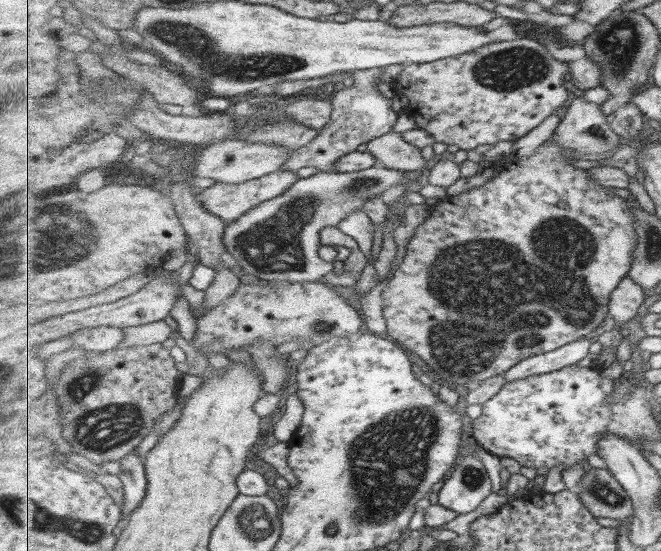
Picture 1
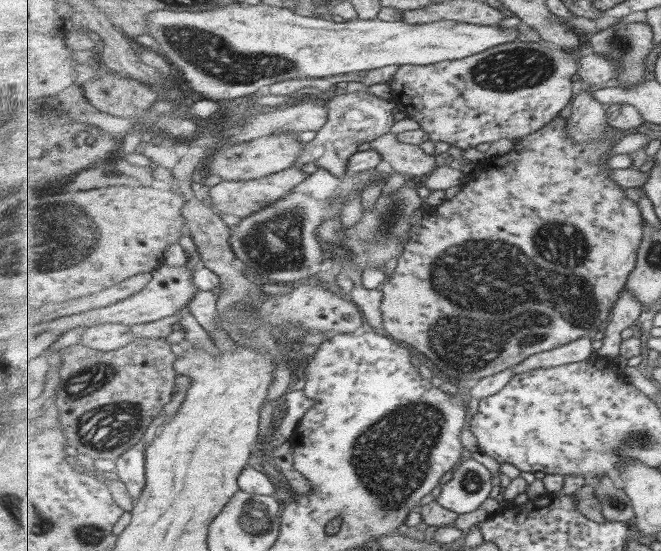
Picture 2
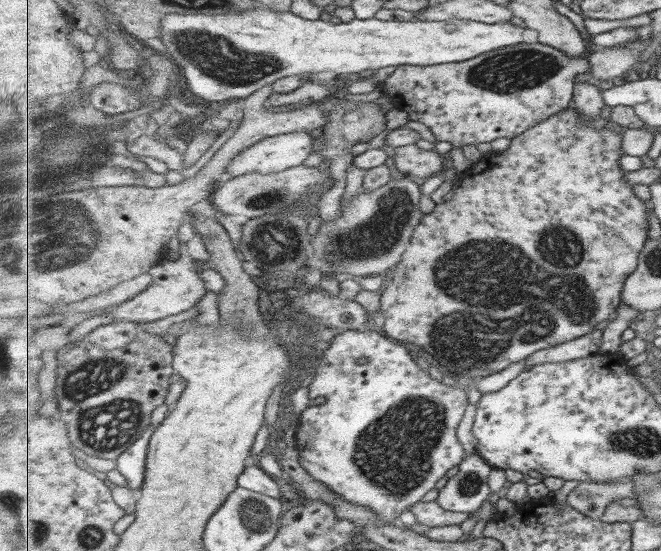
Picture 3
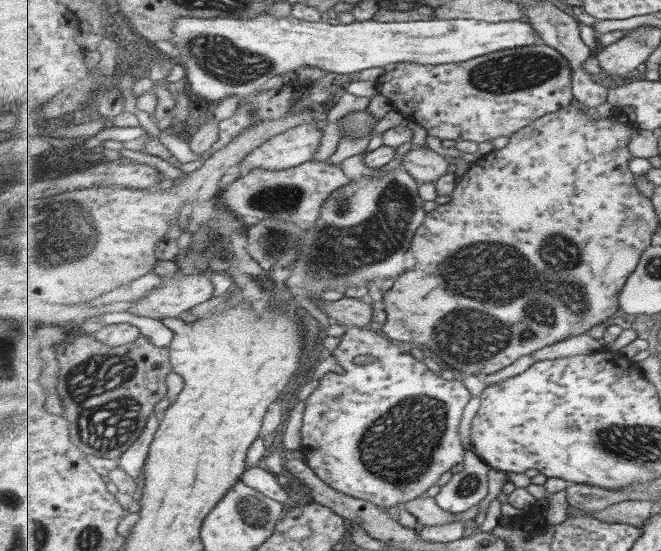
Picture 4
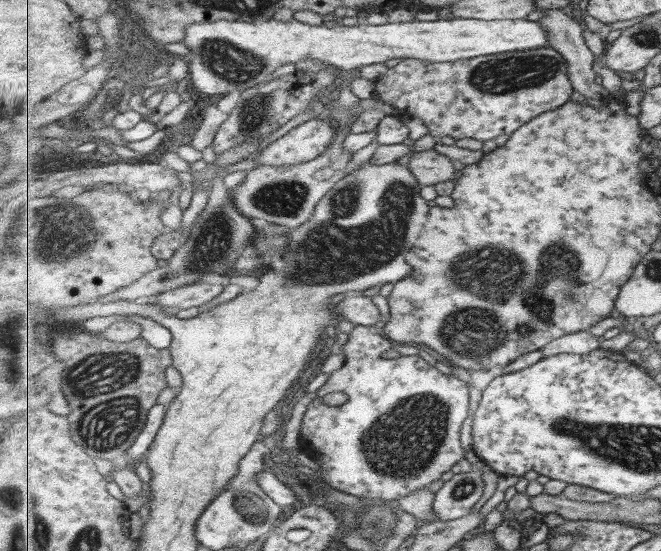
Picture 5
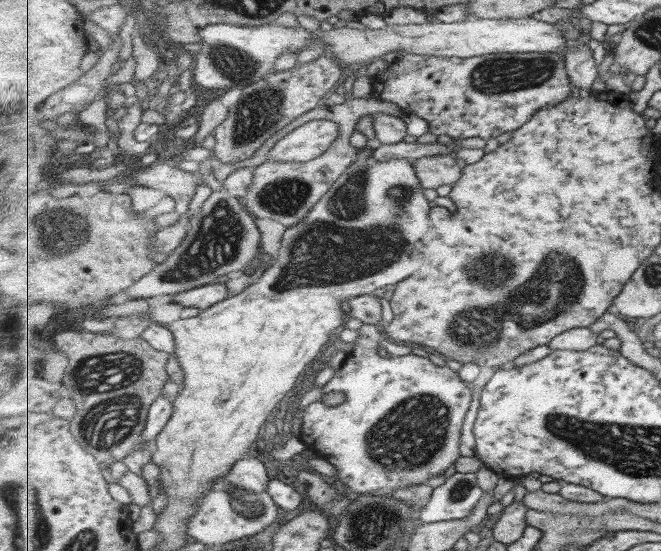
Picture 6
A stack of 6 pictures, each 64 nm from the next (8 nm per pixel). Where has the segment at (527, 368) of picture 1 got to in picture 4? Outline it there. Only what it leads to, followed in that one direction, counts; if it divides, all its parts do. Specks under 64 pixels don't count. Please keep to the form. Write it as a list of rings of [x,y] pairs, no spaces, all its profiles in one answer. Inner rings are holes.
[[[589,334],[579,335],[565,339],[565,341],[557,342],[552,346],[543,348],[533,354],[535,361],[555,360],[559,358],[589,355],[604,349],[604,343],[601,340],[595,340]]]

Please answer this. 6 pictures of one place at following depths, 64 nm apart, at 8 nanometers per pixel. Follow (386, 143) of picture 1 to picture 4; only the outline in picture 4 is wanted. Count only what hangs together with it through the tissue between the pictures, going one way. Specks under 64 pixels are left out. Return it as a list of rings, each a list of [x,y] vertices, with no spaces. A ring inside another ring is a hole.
[[[411,146],[402,156],[402,167],[420,183],[439,180],[449,173],[451,158],[437,154],[428,147]]]

